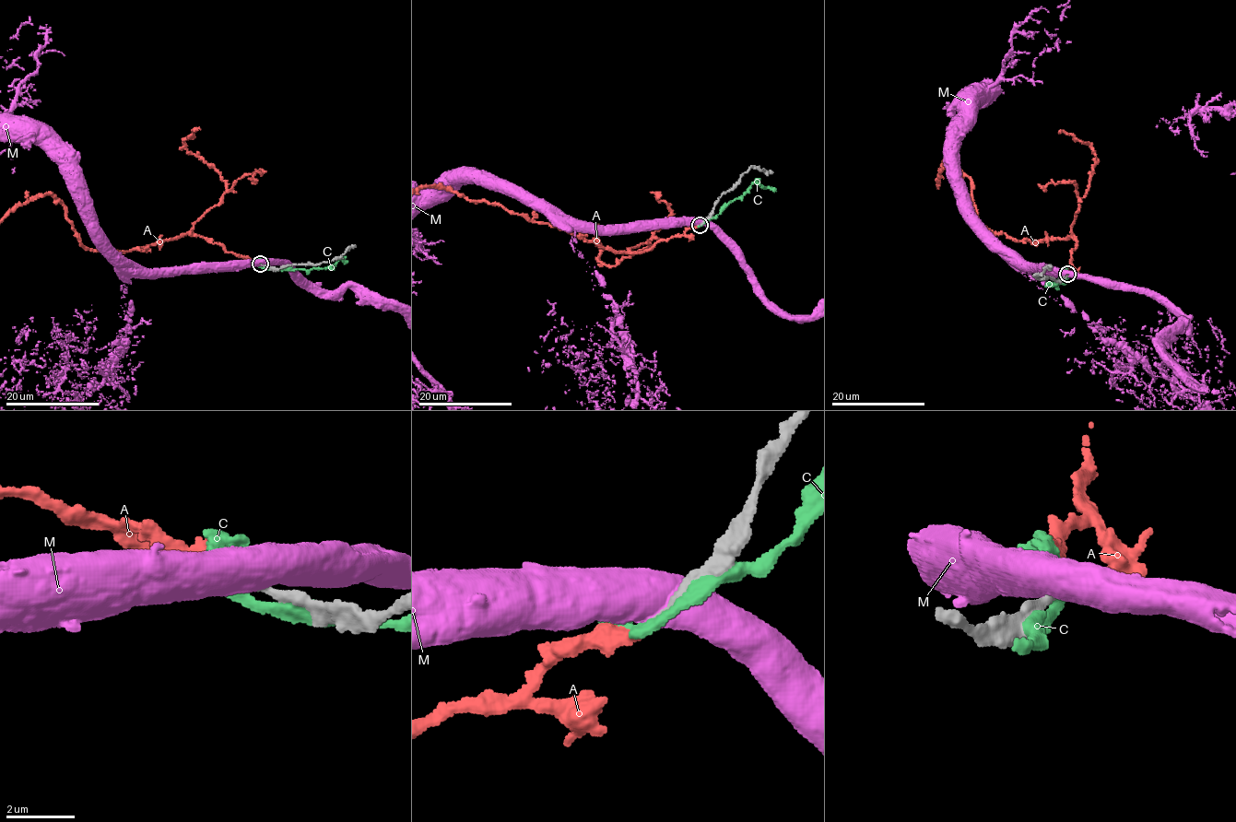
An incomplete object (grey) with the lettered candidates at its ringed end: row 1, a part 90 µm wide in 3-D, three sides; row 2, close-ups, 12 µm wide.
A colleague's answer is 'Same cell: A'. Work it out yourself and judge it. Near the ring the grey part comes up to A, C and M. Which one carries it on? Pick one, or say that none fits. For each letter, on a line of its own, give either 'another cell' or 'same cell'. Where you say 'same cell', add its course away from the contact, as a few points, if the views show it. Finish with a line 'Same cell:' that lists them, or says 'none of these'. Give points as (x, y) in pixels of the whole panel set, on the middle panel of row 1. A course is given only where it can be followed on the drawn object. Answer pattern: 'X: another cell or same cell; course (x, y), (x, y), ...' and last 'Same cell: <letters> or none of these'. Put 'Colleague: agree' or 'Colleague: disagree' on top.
Colleague: disagree
A: another cell
C: another cell
M: another cell
Same cell: none of these

